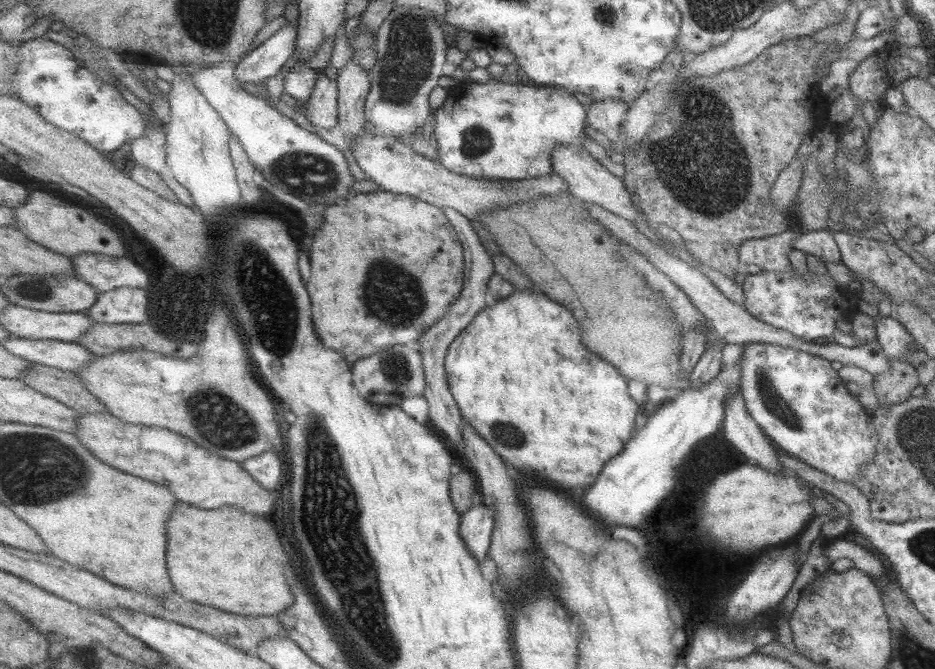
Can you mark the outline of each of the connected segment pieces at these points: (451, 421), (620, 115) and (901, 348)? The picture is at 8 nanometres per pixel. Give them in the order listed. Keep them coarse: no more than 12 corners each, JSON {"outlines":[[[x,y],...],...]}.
{"outlines":[[[455,208],[465,244],[465,291],[421,336],[431,424],[466,457],[465,417],[451,389],[454,341],[492,303],[497,264]],[[601,100],[588,108],[594,130],[620,126],[628,118],[624,100]],[[894,315],[874,317],[886,356],[907,360],[915,350],[905,324]]]}

